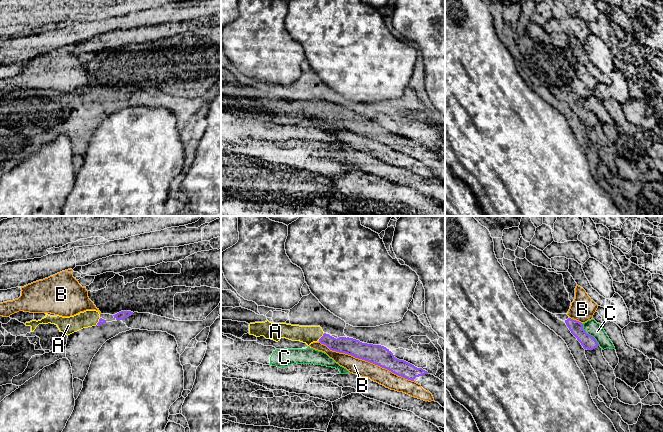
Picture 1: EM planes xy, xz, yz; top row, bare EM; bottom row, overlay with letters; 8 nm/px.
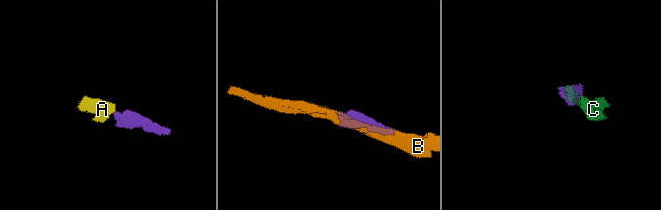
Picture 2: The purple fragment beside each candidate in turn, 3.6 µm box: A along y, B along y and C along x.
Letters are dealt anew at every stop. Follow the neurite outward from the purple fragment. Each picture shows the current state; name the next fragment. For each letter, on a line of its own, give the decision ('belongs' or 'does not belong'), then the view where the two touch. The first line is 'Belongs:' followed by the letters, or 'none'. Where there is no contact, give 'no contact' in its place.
Belongs: A
A: belongs | xz
B: does not belong | xz
C: does not belong | yz

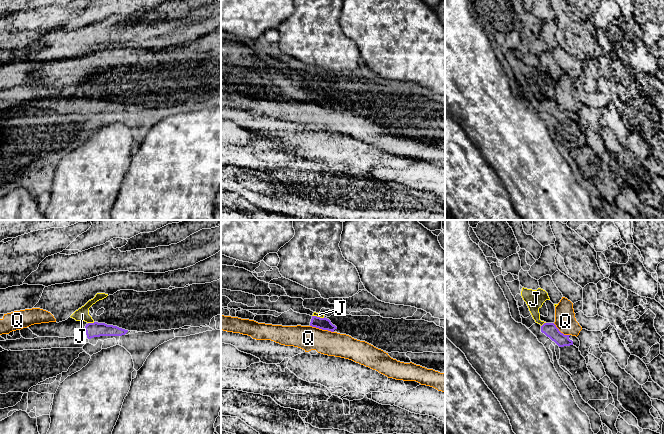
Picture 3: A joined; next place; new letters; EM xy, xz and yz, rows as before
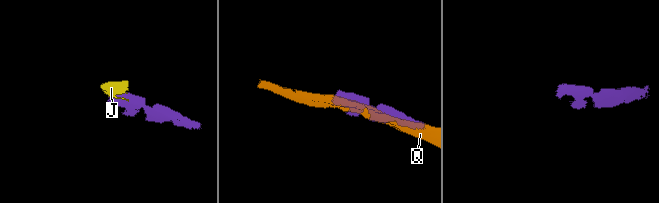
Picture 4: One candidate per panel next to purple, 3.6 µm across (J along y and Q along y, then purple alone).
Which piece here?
Belongs: none
J: does not belong | xy
Q: does not belong | xz

